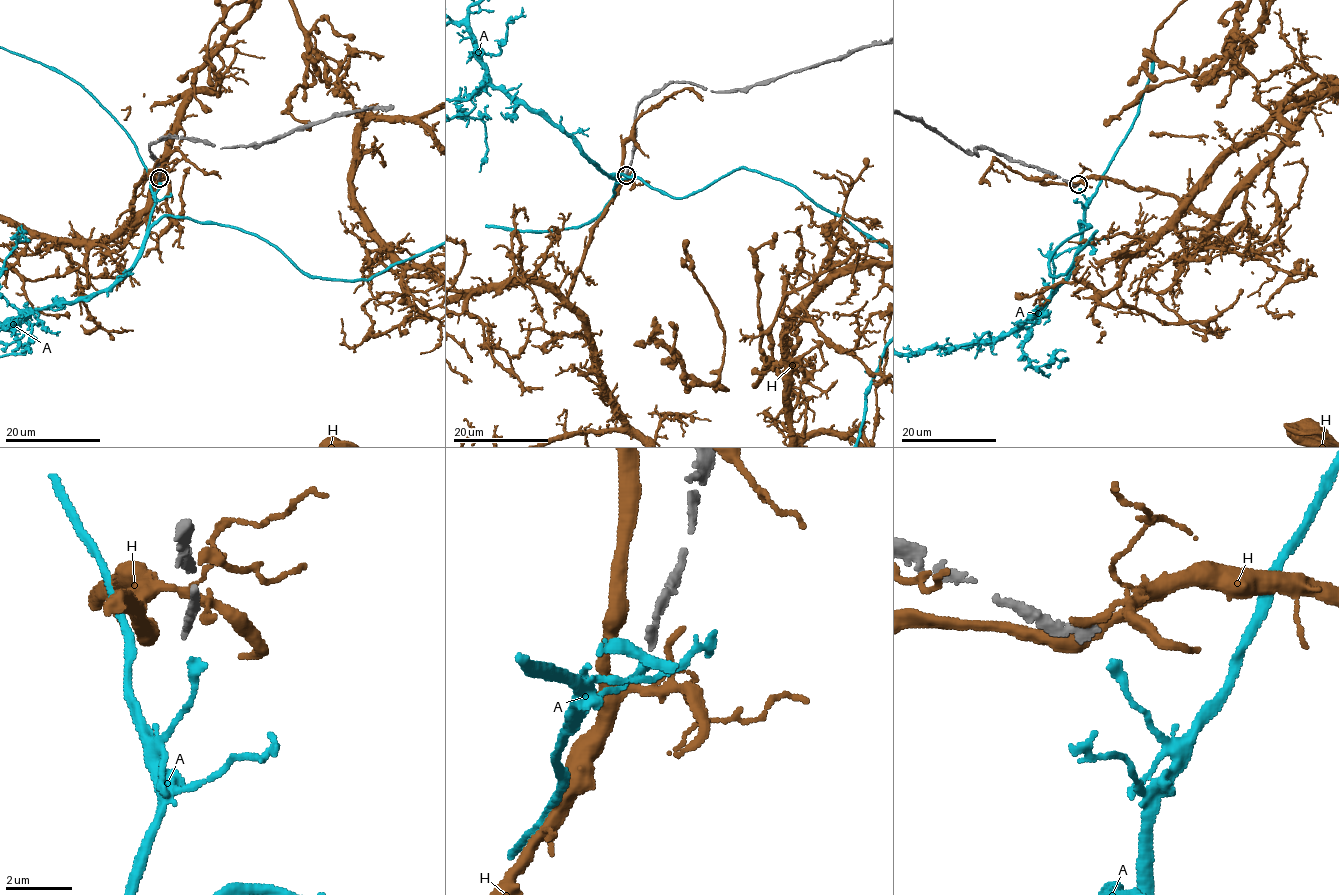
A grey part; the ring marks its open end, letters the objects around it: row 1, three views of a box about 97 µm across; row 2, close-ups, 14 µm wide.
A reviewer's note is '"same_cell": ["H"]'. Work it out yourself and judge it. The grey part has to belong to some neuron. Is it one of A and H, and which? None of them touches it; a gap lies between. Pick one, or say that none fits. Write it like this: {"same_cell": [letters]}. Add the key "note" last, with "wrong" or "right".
{"same_cell": [], "note": "wrong"}

